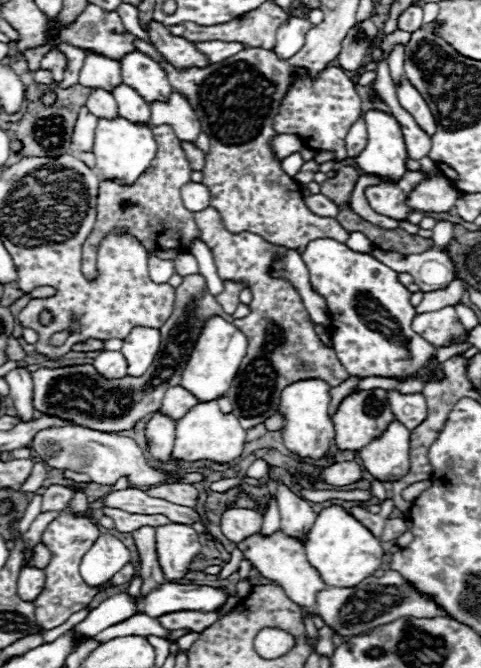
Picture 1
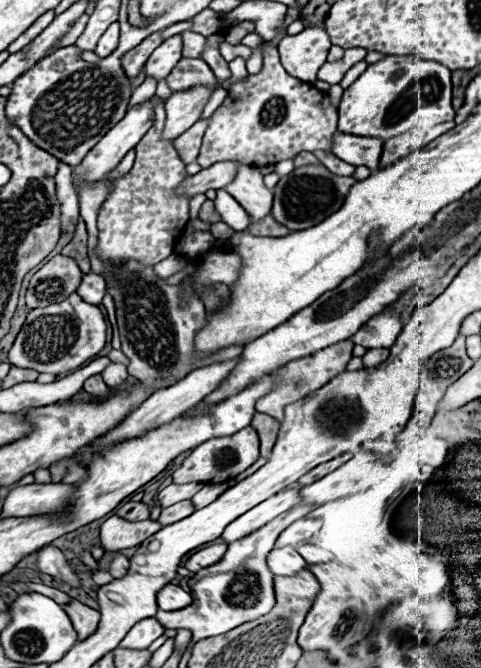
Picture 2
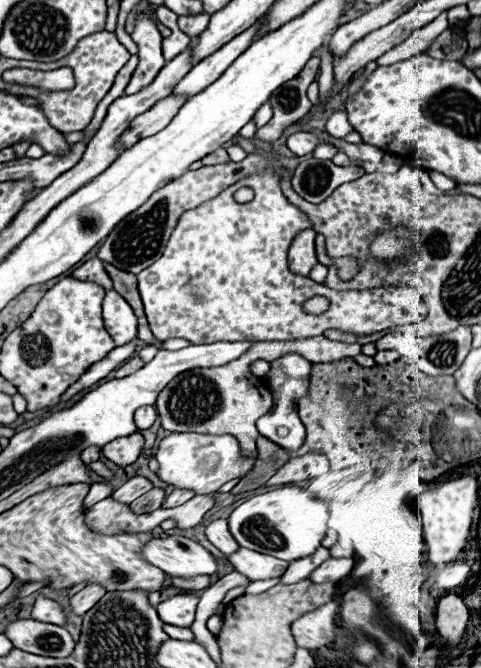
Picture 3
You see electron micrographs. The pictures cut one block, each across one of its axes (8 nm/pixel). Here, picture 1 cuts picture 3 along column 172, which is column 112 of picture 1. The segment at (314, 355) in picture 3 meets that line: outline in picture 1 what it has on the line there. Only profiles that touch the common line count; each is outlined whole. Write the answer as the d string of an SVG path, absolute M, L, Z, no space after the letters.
M200 274L184 276L182 284L176 288L174 312L160 328L162 344L156 360L148 368L144 376L124 376L120 380L106 380L96 372L92 364L64 366L64 368L38 368L32 374L36 384L36 410L48 416L60 416L62 420L70 420L76 426L84 426L90 430L102 432L122 432L132 430L144 416L160 410L164 392L176 384L180 384L182 370L190 358L190 352L196 344L196 336L206 322L206 318L220 314L226 316L222 306L216 302L206 288L206 282Z

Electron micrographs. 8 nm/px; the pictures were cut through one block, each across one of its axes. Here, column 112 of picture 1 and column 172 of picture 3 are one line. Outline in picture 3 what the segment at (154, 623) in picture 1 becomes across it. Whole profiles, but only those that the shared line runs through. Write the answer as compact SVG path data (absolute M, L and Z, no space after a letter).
M164 624L164 632L172 639L176 640L193 640L194 636L190 628L180 628Z

